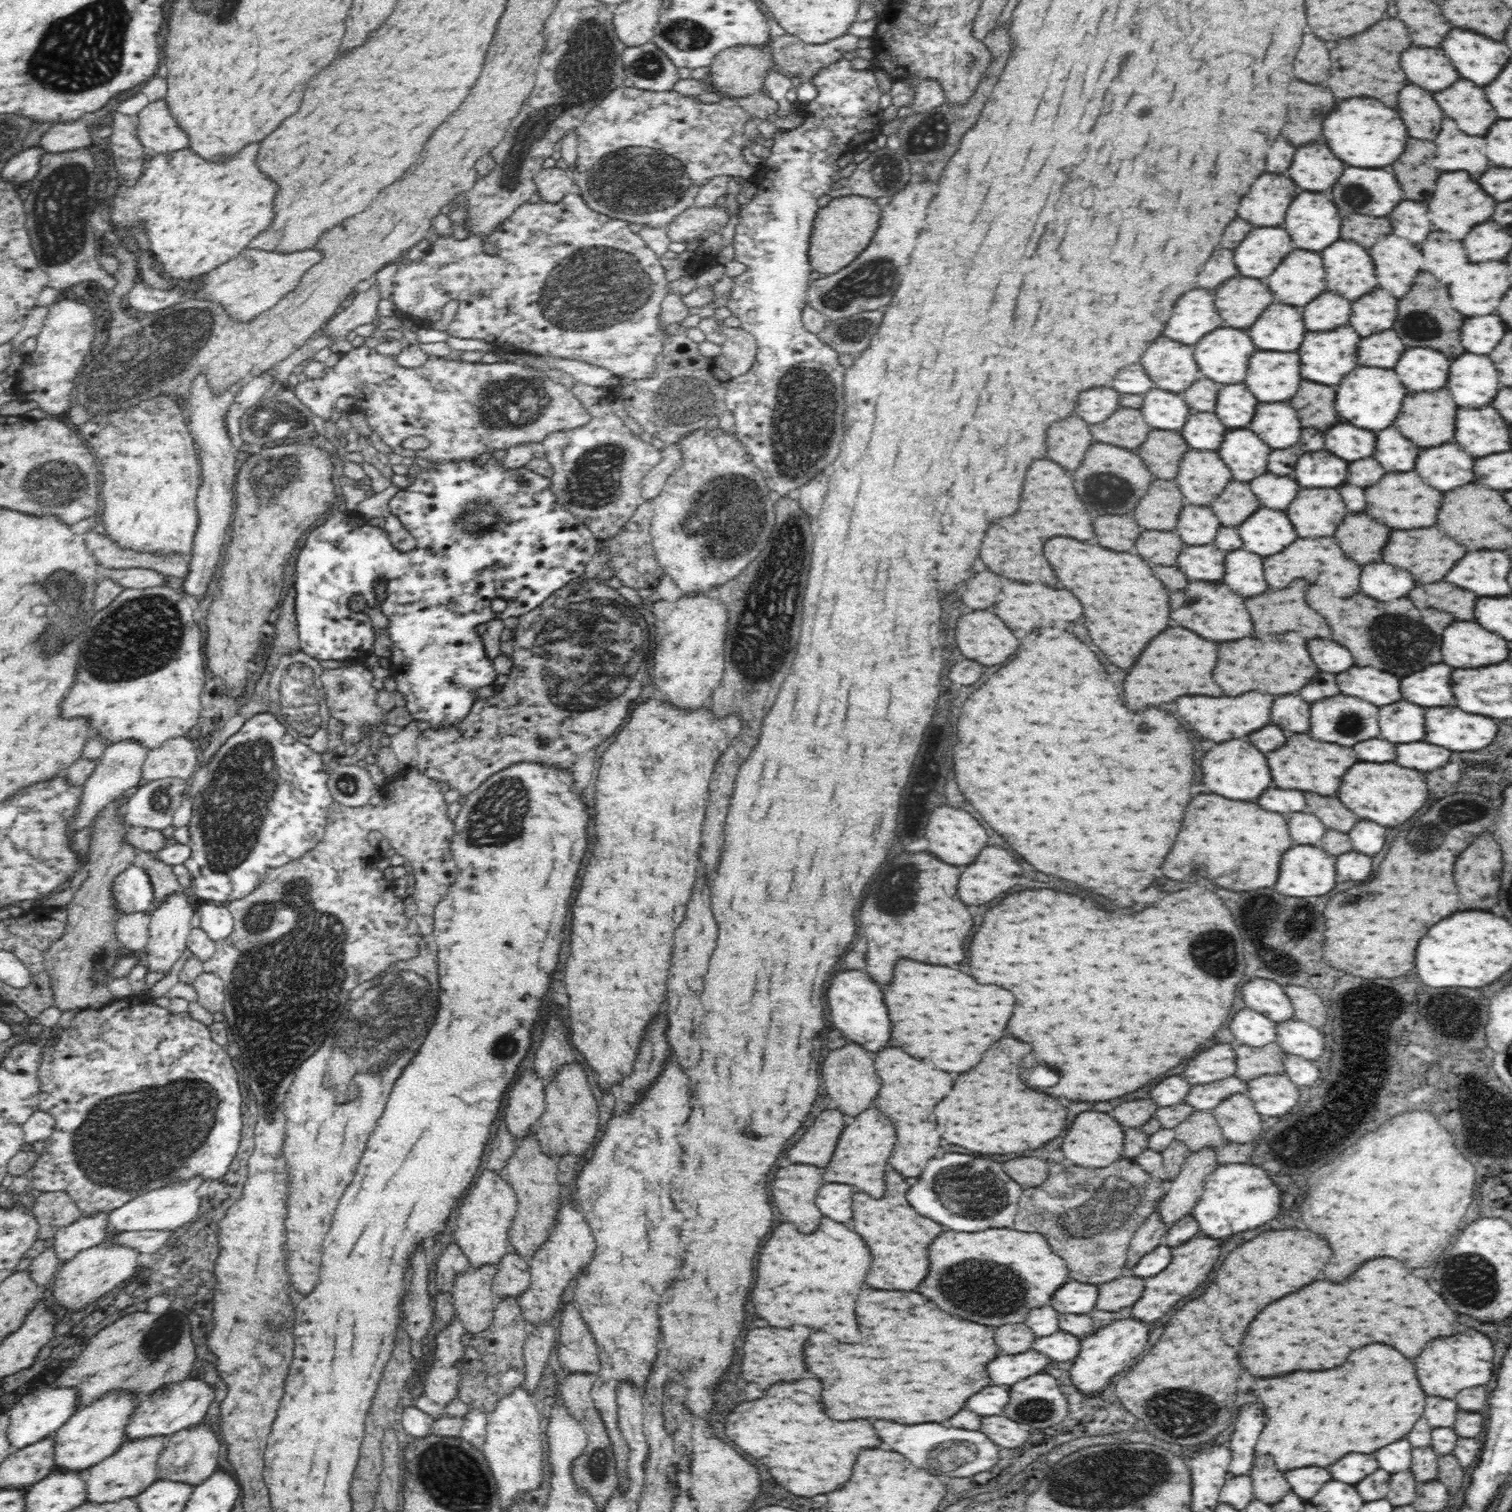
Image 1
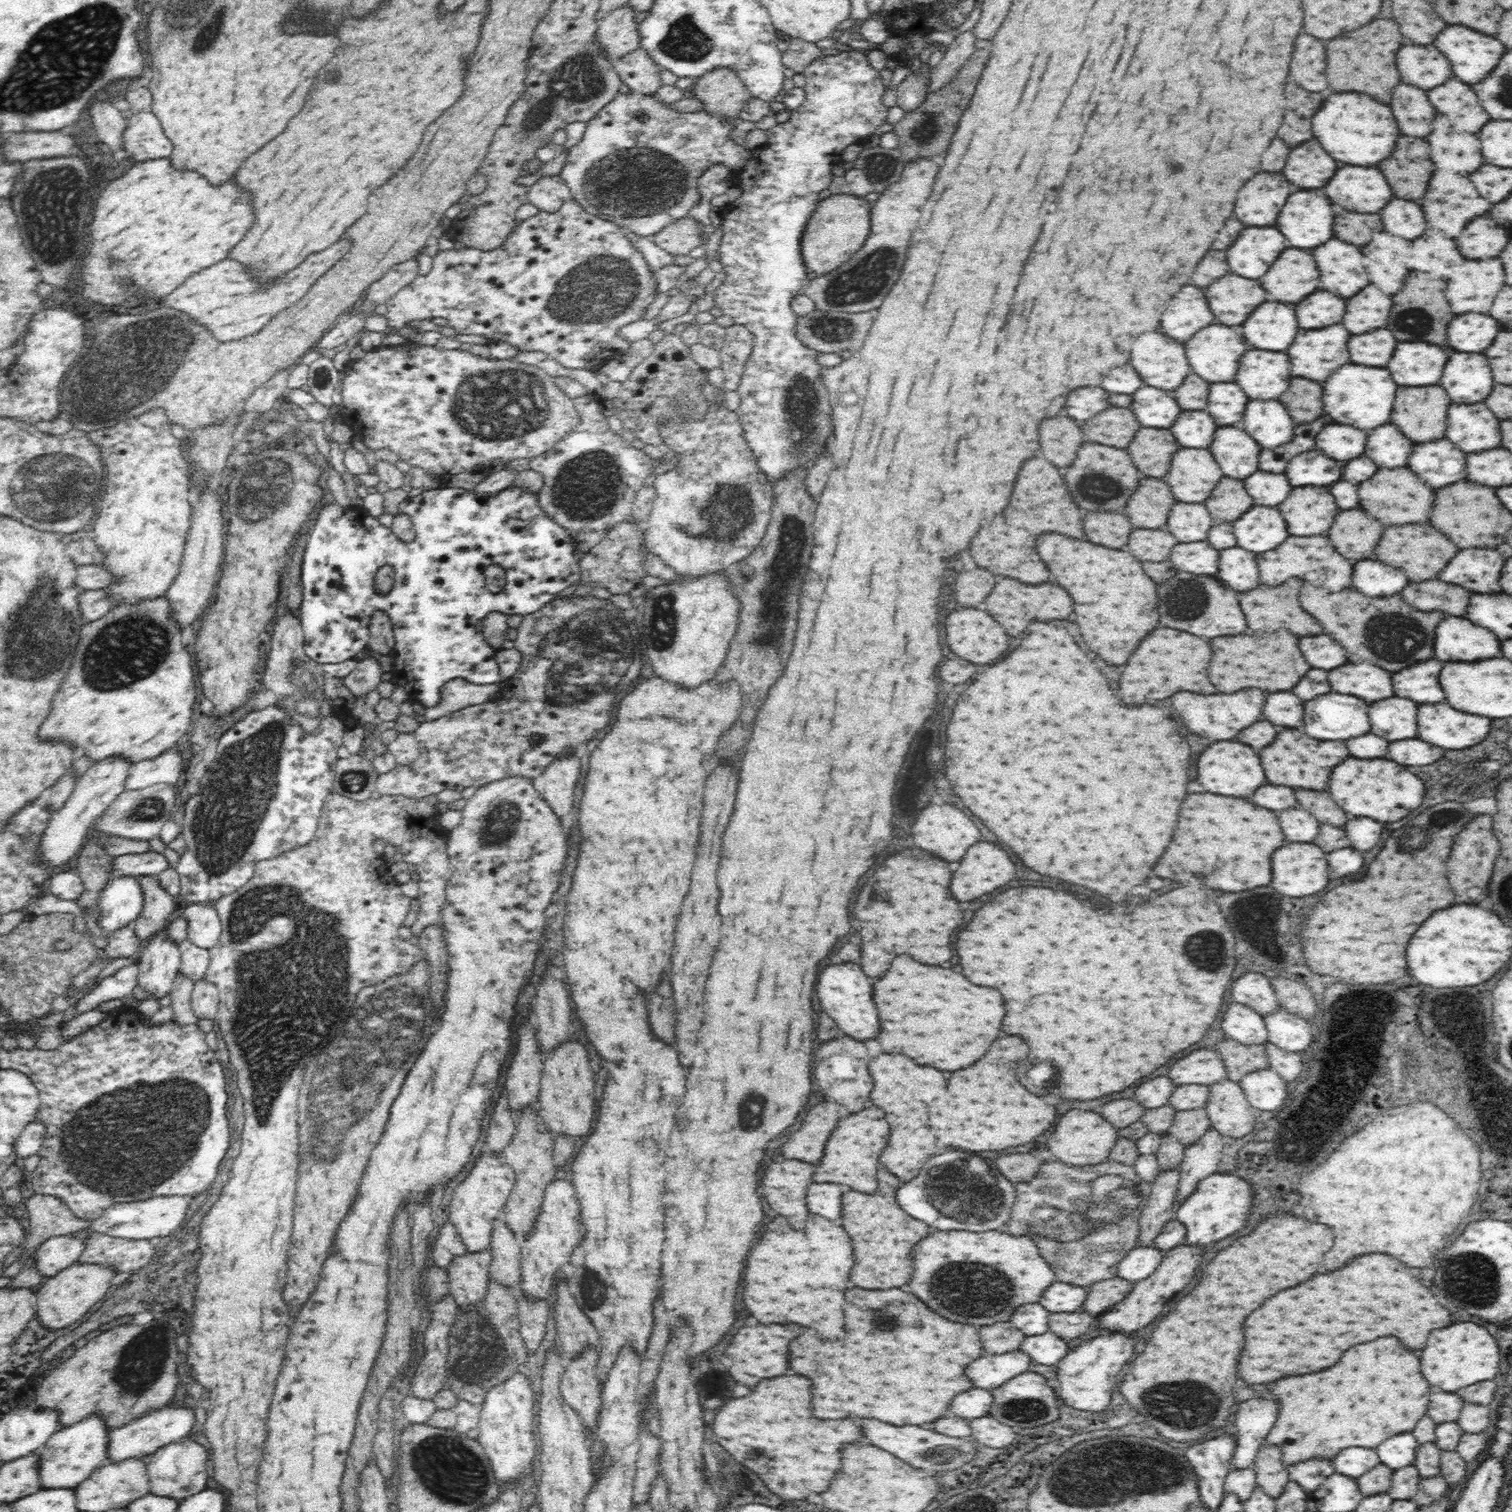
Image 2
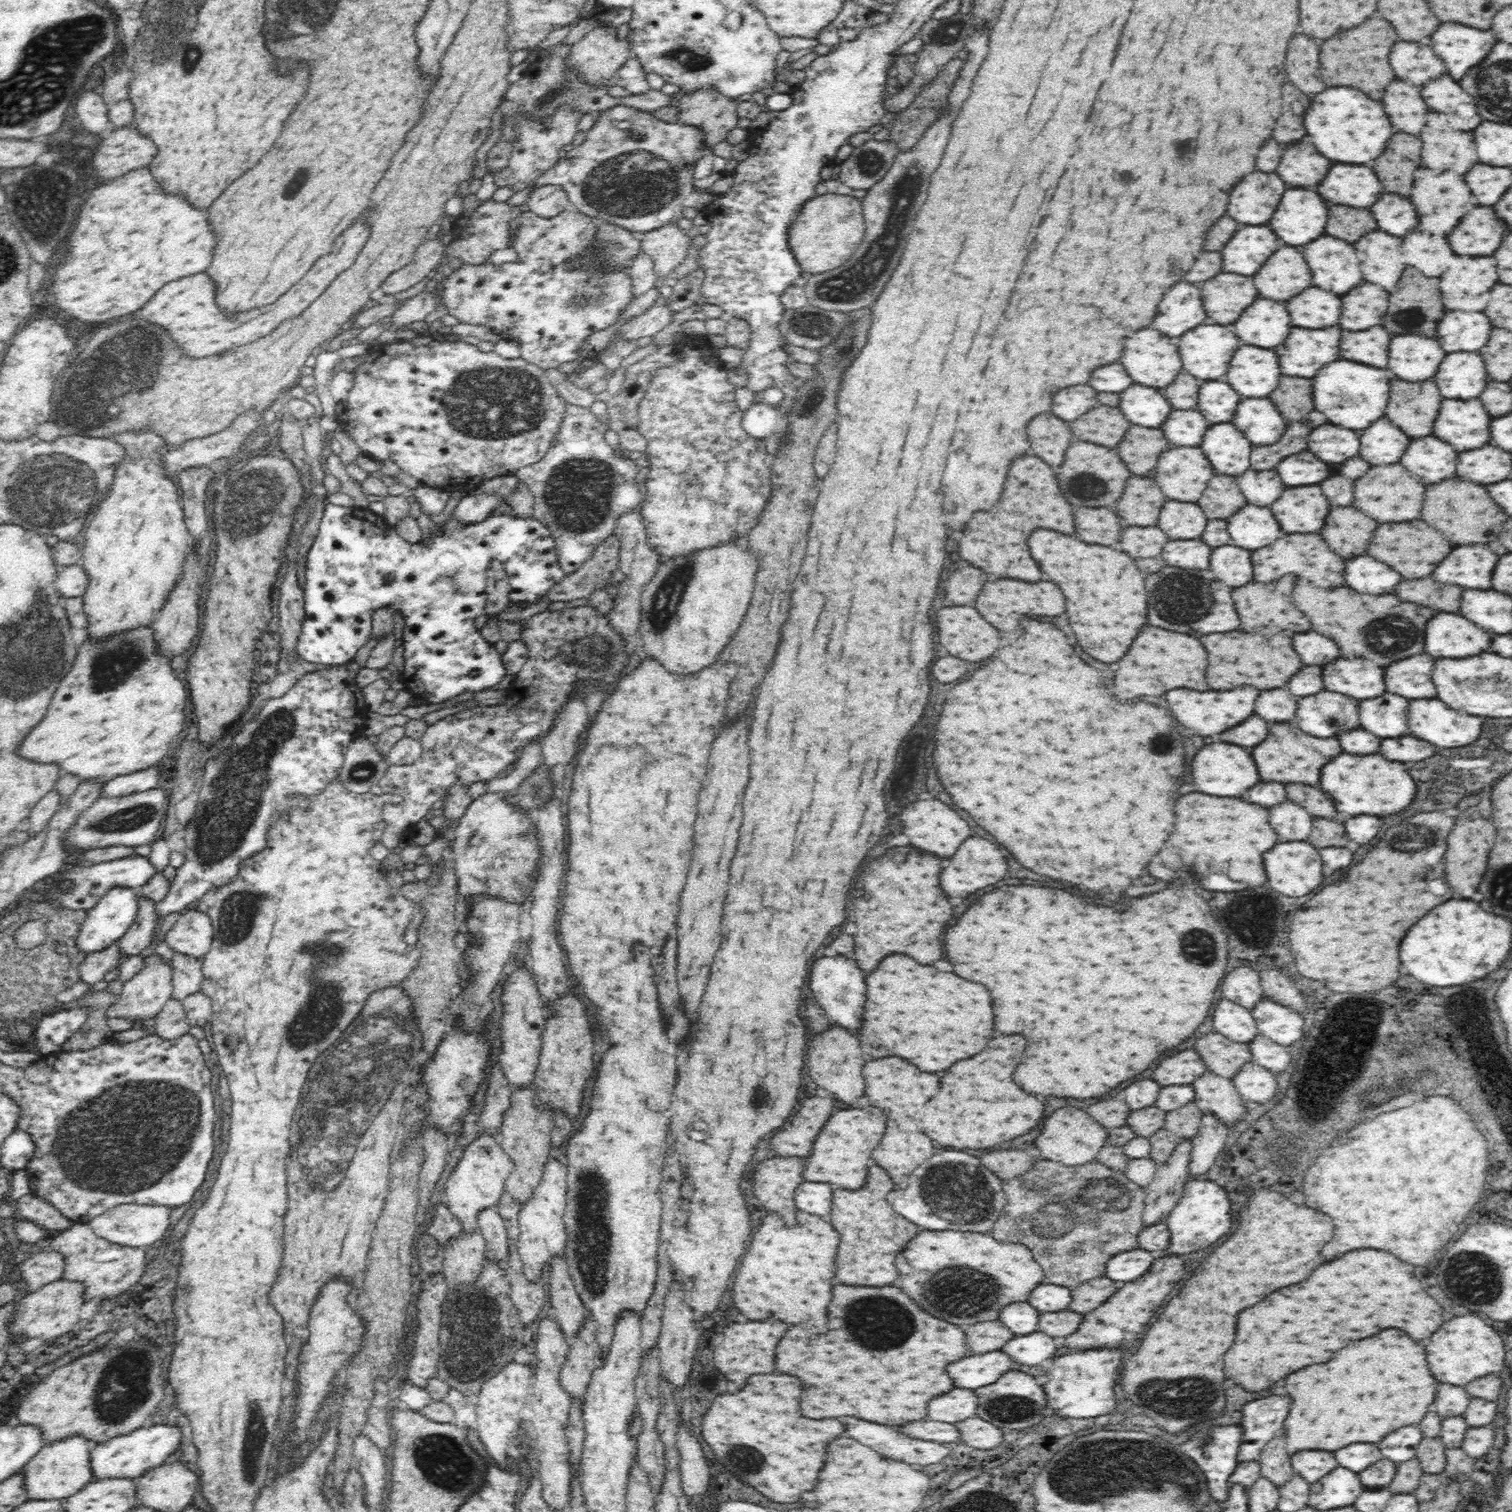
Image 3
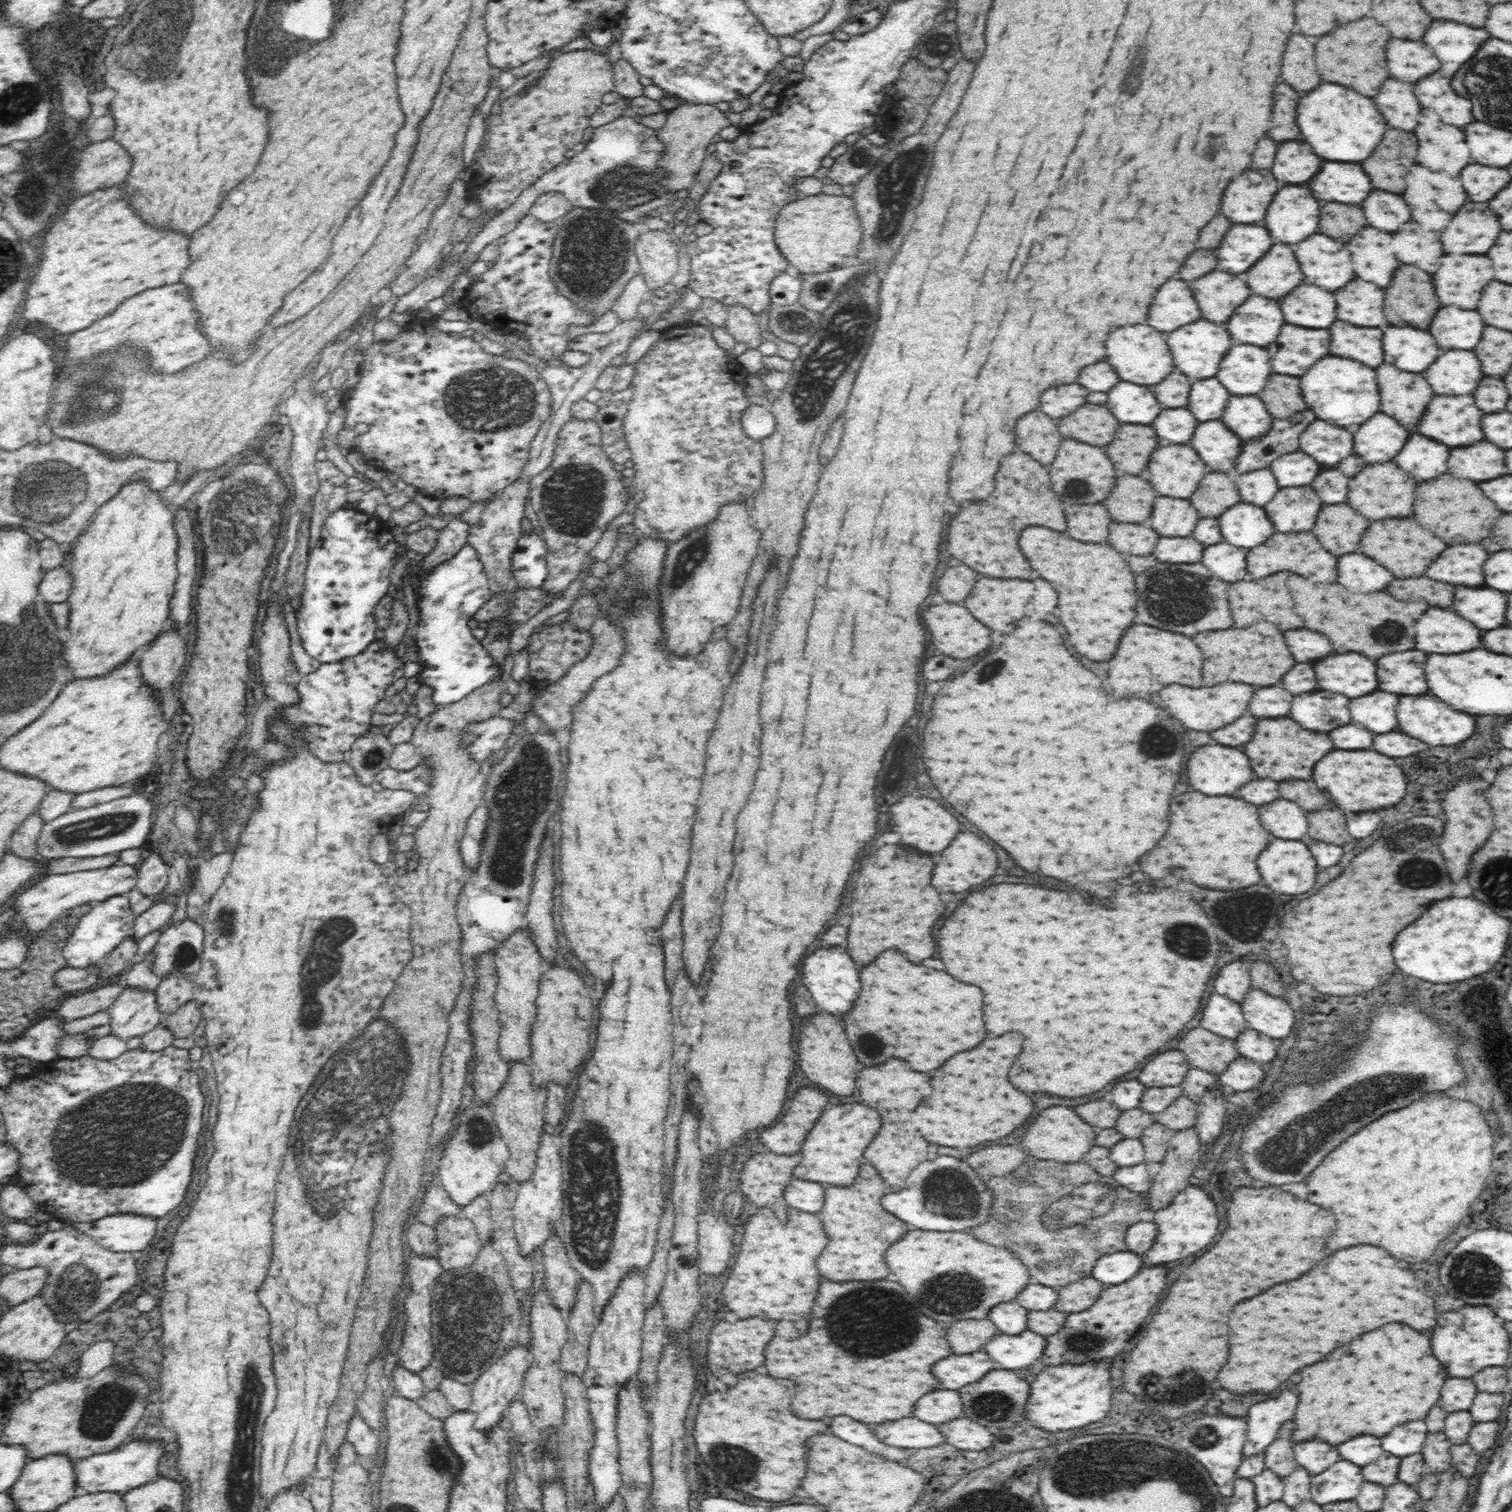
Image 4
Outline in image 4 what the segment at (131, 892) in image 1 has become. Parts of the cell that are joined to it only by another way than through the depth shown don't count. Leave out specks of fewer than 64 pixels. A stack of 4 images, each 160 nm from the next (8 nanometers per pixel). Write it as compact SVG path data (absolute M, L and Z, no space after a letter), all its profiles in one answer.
M114 895L100 902L78 920L72 934L63 946L62 954L68 967L87 968L99 964L115 948L132 935L131 926L135 919L127 895Z

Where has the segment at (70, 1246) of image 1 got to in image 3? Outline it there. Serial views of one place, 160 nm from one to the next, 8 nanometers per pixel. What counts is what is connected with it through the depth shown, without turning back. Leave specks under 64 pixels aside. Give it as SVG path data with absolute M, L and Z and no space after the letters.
M45 1249L44 1252L36 1253L18 1265L18 1272L24 1282L26 1282L26 1291L28 1294L37 1292L40 1288L59 1280L65 1267L65 1256L51 1249Z

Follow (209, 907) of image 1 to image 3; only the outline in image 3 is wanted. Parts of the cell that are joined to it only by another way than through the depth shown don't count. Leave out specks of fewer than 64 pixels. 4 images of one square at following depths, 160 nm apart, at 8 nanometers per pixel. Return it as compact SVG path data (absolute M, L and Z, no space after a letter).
M191 907L181 912L173 927L165 934L165 942L172 948L174 953L202 959L210 951L212 941L214 940L214 933L207 913L197 911L196 908Z

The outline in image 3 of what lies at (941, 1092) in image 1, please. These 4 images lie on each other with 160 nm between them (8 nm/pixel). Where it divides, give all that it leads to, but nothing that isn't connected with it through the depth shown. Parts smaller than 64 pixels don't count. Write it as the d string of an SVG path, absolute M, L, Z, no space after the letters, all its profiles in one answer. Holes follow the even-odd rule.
M888 1056L888 1058L866 1062L864 1070L862 1070L862 1076L864 1076L864 1082L866 1082L866 1090L864 1092L870 1098L870 1104L878 1106L882 1110L896 1108L894 1102L898 1102L898 1100L910 1100L910 1104L928 1102L928 1100L932 1100L934 1092L940 1086L938 1076L928 1074L928 1072L920 1072L916 1066L912 1066L910 1062L906 1062L902 1058L896 1058L896 1056ZM886 1130L886 1136L882 1138L880 1146L874 1148L872 1158L878 1166L882 1166L894 1184L902 1184L904 1188L912 1176L912 1170L926 1162L926 1158L932 1156L930 1140L924 1134L912 1132L912 1136L906 1136L902 1132Z

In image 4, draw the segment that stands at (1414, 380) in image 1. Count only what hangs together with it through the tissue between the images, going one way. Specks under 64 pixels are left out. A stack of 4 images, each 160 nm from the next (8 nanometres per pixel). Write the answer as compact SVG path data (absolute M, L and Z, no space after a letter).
M1388 326L1382 342L1384 360L1408 372L1424 372L1442 354L1430 332L1410 326Z

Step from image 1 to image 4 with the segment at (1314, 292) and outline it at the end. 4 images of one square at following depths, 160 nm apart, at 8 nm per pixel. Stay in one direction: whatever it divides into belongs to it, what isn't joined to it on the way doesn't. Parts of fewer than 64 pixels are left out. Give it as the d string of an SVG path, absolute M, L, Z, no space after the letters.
M1274 244L1272 250L1268 250L1266 256L1262 256L1248 272L1246 284L1250 286L1252 294L1260 294L1264 298L1284 298L1278 296L1284 292L1286 286L1286 296L1292 292L1294 286L1300 286L1302 282L1302 272L1300 266L1294 258L1294 252L1286 244Z

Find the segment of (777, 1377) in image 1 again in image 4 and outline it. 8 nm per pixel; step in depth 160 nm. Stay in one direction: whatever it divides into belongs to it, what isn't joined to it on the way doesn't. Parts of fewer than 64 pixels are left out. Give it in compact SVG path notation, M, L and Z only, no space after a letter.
M748 1318L738 1320L736 1324L730 1322L718 1322L712 1326L708 1334L708 1366L716 1378L720 1378L726 1386L734 1386L738 1380L738 1374L746 1370L754 1370L764 1364L764 1348L768 1340L774 1336L774 1320L762 1320L762 1318Z

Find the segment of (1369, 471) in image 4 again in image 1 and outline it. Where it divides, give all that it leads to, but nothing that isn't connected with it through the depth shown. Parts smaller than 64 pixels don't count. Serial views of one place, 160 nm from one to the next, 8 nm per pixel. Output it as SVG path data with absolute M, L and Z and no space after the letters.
M1392 472L1382 476L1374 486L1366 488L1366 514L1376 518L1380 524L1410 530L1410 528L1428 528L1436 524L1438 508L1442 494L1432 486L1426 486L1416 472Z

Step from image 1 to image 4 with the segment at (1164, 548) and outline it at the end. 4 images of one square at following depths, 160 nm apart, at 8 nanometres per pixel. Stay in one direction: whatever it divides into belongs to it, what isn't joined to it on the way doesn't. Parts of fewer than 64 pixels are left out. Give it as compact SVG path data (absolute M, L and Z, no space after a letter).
M1112 522L1108 542L1118 552L1126 552L1126 554L1132 554L1132 556L1142 556L1142 554L1153 552L1159 538L1159 534L1150 526Z

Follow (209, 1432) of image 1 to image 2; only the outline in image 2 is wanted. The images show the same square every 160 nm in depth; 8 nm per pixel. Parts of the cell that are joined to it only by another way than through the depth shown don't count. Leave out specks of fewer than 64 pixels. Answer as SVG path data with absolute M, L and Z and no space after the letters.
M190 1438L158 1448L143 1459L147 1463L150 1493L156 1496L170 1496L182 1501L207 1488L208 1451Z

